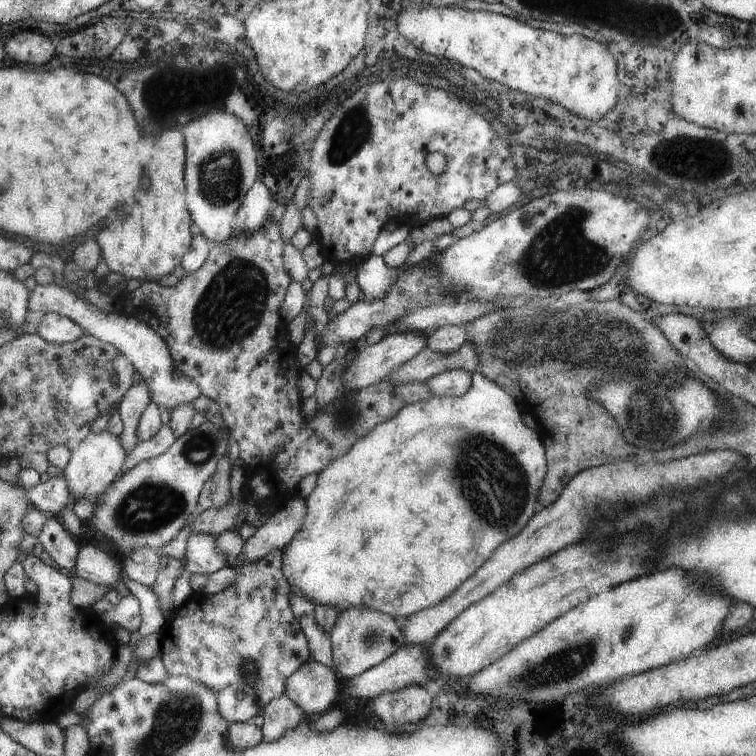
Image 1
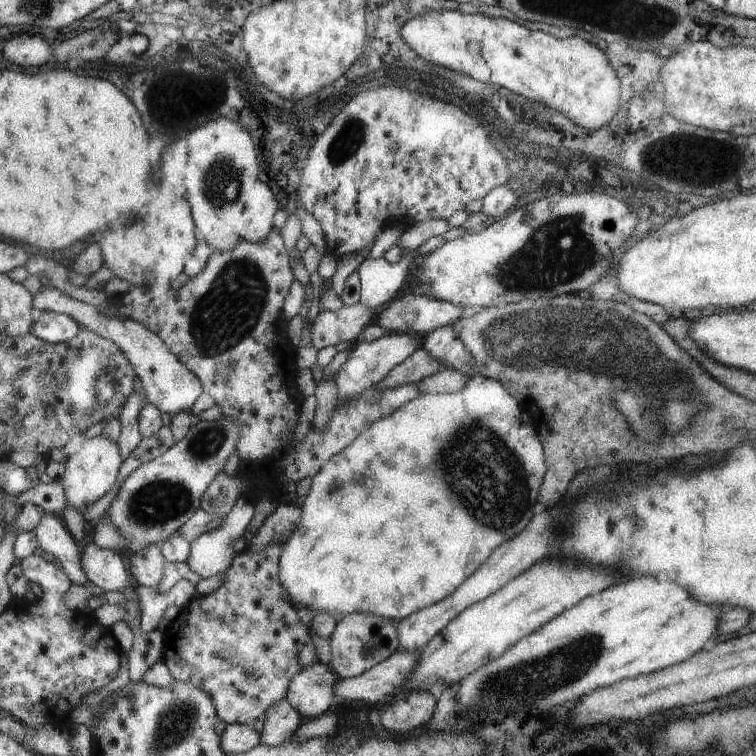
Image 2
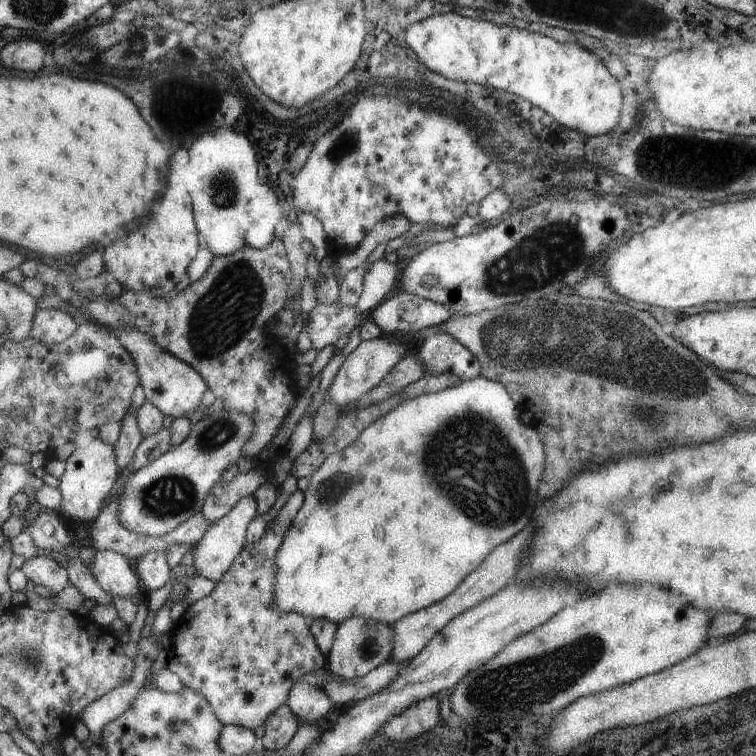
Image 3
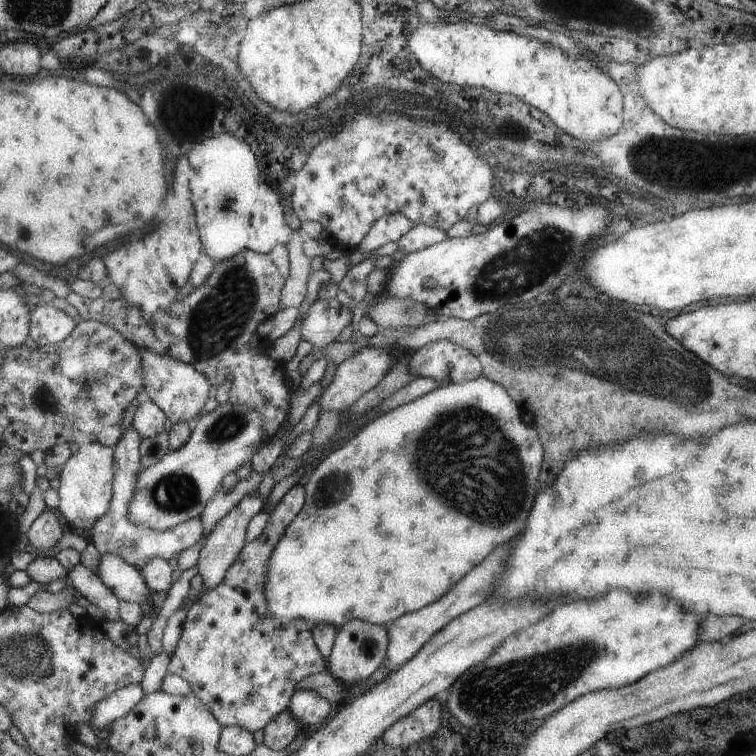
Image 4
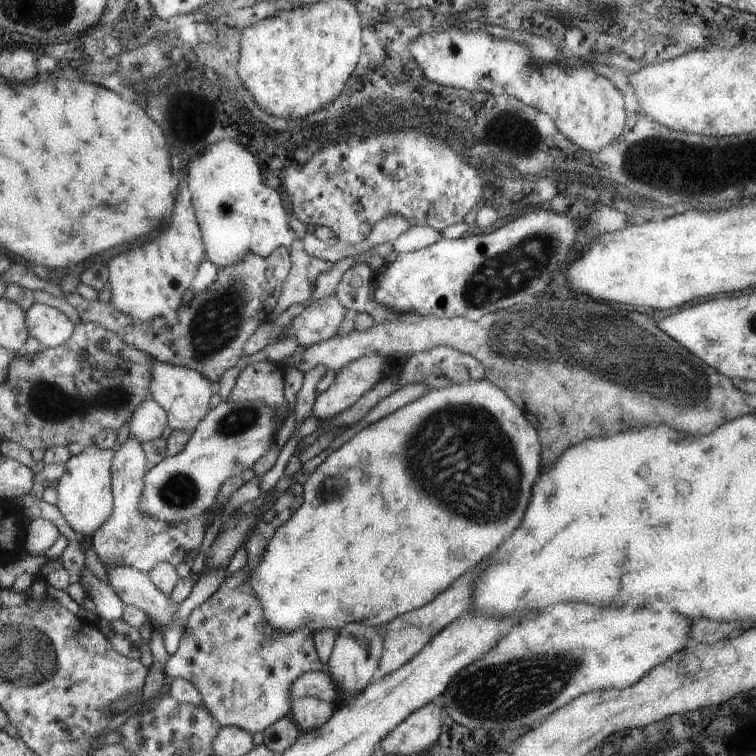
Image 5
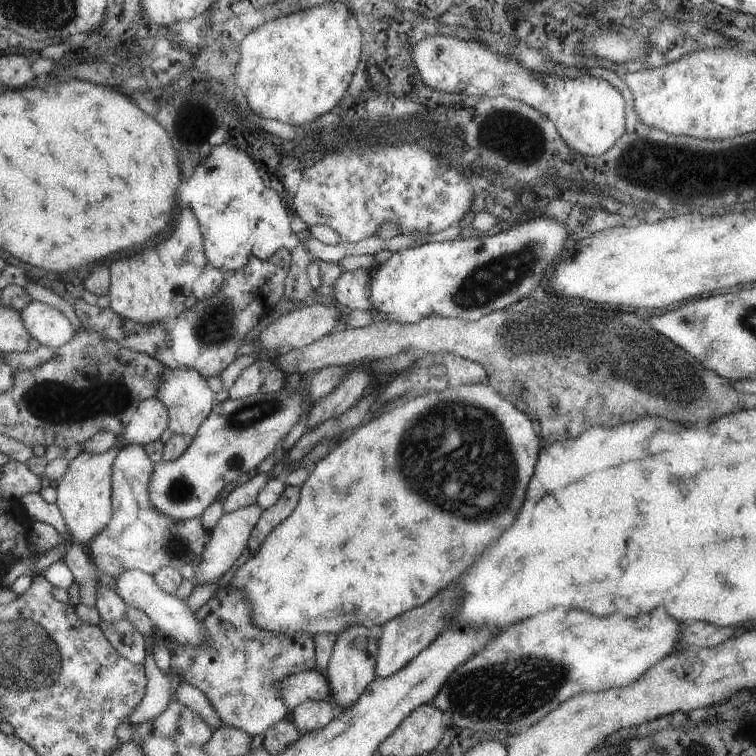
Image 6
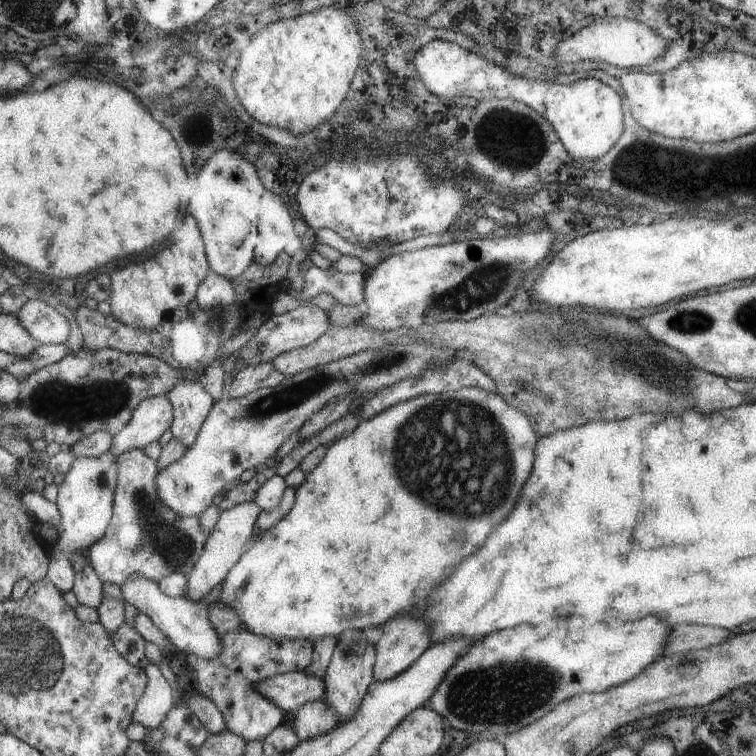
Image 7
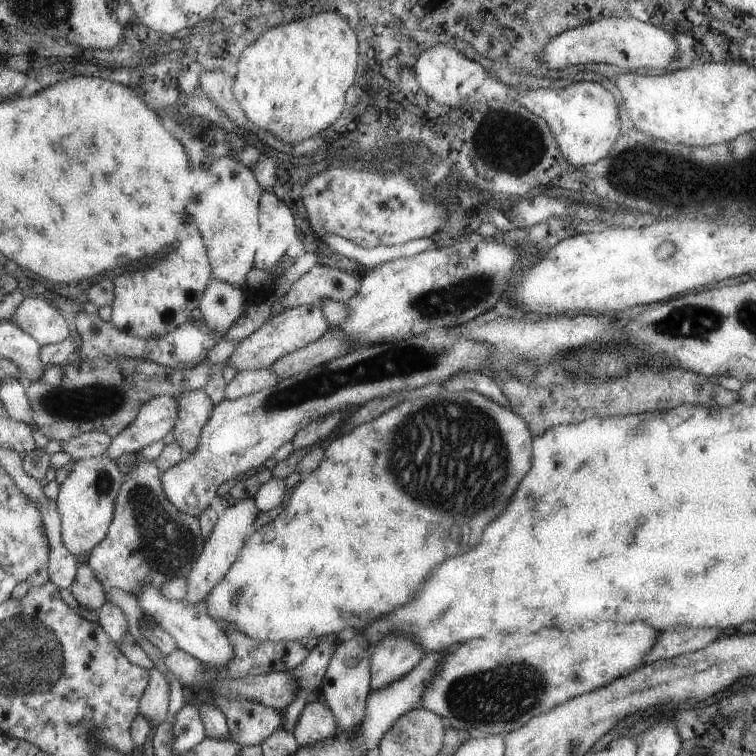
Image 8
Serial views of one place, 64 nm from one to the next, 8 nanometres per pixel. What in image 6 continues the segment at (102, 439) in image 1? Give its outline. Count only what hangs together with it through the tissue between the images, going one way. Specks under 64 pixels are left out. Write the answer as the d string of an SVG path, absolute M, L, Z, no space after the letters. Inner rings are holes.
M114 446L103 453L83 450L69 463L68 471L59 480L55 503L64 515L71 537L82 545L94 539L111 522L114 514L112 471L120 449Z

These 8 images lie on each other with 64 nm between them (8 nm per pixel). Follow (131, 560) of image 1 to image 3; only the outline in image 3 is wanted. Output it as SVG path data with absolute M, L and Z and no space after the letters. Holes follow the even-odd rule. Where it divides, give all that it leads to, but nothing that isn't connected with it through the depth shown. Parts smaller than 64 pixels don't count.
M159 550L148 551L143 558L140 557L134 570L138 573L145 593L166 585L171 573L166 561L166 553Z

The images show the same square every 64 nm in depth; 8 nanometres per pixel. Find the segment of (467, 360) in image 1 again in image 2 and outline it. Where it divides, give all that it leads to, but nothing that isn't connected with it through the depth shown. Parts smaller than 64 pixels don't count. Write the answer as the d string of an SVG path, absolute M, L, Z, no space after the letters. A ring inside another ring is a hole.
M423 346L418 347L404 362L395 366L378 384L377 389L393 389L405 384L417 384L427 376L445 368Z

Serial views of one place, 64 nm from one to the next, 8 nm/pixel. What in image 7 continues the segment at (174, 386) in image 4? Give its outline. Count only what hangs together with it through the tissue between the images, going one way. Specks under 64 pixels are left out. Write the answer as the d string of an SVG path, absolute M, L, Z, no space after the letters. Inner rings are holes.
M188 380L178 382L176 388L170 388L165 396L175 409L175 422L171 426L174 439L190 448L210 415L214 398L204 390L200 382Z

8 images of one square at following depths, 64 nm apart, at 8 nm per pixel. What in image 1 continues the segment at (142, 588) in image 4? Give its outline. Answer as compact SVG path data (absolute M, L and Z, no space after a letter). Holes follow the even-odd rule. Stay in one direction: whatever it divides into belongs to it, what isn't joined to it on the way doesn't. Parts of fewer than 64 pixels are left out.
M92 544L79 547L76 555L75 576L90 582L110 587L121 580L121 568L106 552Z

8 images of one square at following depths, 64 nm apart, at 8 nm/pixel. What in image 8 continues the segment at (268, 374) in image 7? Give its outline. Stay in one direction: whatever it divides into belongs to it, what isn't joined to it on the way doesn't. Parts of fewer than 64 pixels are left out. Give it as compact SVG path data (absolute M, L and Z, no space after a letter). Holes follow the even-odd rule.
M266 368L266 370L243 370L238 372L226 386L224 396L227 400L237 400L264 388L271 388L278 382L278 376L270 368Z

